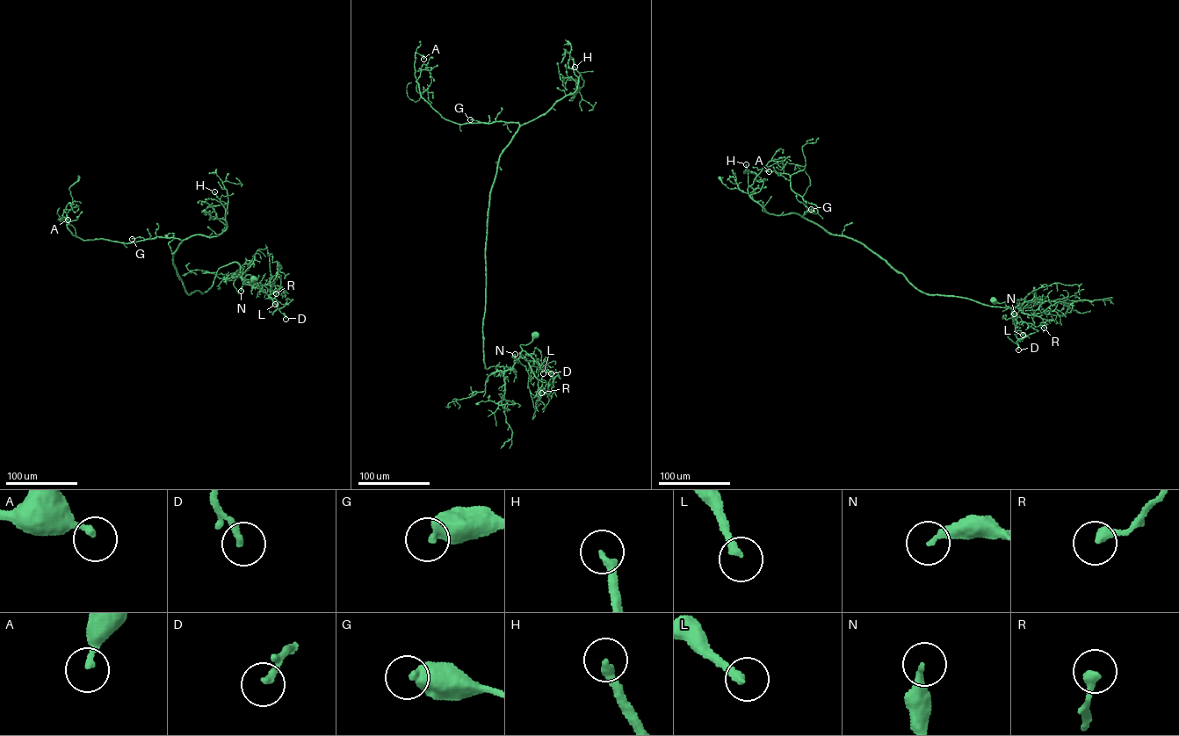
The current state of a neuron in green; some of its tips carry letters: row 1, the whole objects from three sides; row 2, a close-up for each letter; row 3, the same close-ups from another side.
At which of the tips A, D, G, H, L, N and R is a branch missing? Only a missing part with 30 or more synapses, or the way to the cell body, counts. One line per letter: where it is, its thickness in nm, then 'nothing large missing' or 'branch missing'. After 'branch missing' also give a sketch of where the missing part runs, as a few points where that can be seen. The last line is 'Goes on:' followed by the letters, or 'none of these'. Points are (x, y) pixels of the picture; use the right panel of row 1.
A: place (769, 171); calibre 220 nm; nothing large missing
D: place (1018, 349); calibre 240 nm; nothing large missing
G: place (811, 209); calibre 460 nm; nothing large missing
H: place (746, 164); calibre 300 nm; branch missing; course (746, 164), (752, 164), (759, 174), (767, 169)
L: place (1023, 335); calibre 260 nm; nothing large missing
N: place (1014, 313); calibre 260 nm; nothing large missing
R: place (1044, 328); calibre 320 nm; nothing large missing
Goes on: H

